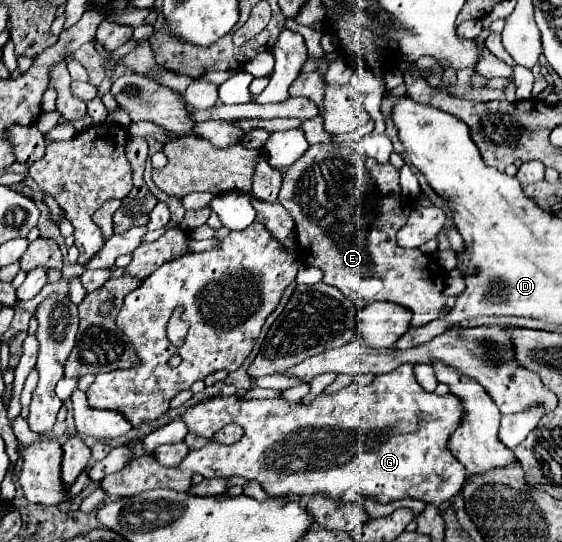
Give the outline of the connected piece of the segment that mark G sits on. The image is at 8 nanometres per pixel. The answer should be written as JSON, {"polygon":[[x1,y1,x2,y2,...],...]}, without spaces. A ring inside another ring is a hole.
{"polygon":[[401,364,393,372,375,376,369,386,357,386,351,382,343,390,323,396,319,394,315,402,309,406,299,402,289,402,283,398,271,398,271,400,237,400,237,396,229,398,211,398,207,402,199,402,181,416,181,420,187,424,189,432,195,432,199,436,209,438,209,442,199,448,191,450,181,466,177,468,165,468,152,455,144,455,141,458,133,458,125,468,121,468,115,474,105,476,101,480,101,488,107,494,113,496,133,496,141,494,145,490,153,488,171,488,171,490,189,490,191,488,191,476,197,472,203,478,229,478,229,476,243,476,247,480,255,480,261,484,261,488,267,492,267,496,315,496,323,494,339,502,357,502,363,500,377,500,379,504,389,504,393,500,401,500,403,490,423,490,425,494,417,494,425,504,439,506,443,502,453,500,465,480,467,472,465,466,449,452,445,450,445,442,449,438,449,432,457,428,461,422,461,402,453,398,451,394,437,396,433,392,425,392,413,374,413,364],[237,422,245,434,235,444,219,444,211,438,215,432,219,432,225,424],[429,490,435,492,435,500]]}

